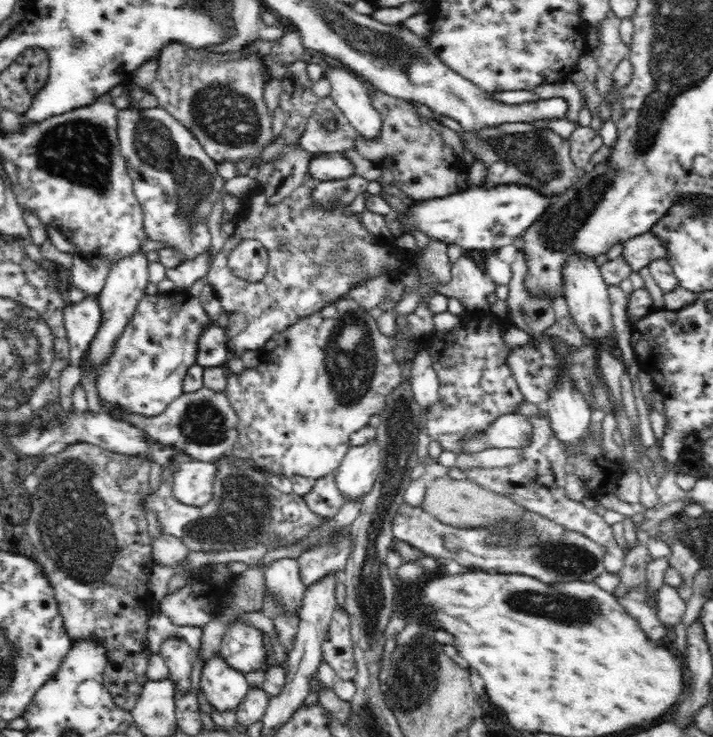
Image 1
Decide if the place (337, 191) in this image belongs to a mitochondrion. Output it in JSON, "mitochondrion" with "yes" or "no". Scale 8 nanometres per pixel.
{"mitochondrion":"yes"}

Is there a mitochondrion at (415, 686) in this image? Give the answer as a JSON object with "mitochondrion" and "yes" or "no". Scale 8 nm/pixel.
{"mitochondrion":"yes"}

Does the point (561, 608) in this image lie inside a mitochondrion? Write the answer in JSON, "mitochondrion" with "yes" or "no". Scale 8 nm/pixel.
{"mitochondrion":"yes"}

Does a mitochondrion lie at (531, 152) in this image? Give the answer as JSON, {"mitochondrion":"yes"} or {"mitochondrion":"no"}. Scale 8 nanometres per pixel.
{"mitochondrion":"yes"}

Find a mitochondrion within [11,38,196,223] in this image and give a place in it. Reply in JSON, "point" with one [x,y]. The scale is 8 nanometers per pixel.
{"point":[77,152]}

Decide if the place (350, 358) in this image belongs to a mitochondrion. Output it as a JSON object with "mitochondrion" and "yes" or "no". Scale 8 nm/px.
{"mitochondrion":"yes"}

